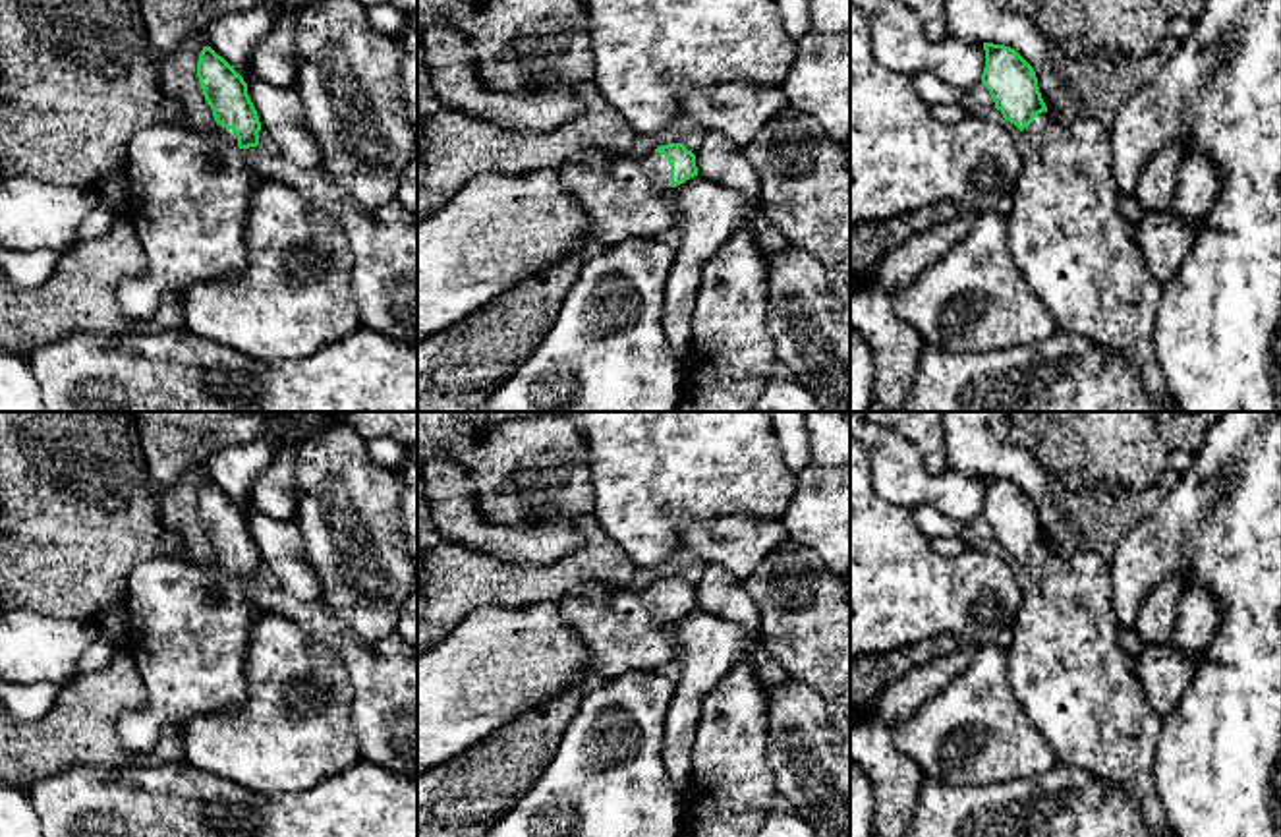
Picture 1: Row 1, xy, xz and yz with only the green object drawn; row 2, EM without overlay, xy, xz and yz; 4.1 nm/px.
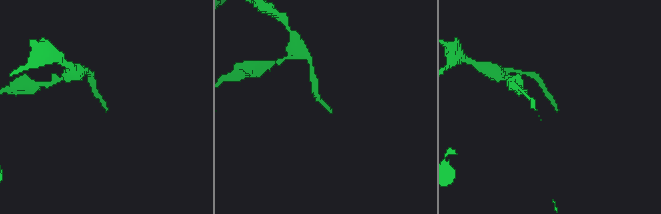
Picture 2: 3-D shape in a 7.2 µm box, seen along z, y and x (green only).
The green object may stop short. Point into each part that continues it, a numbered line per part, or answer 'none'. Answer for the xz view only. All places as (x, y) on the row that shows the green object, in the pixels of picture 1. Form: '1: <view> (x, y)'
1: xz (626, 198)

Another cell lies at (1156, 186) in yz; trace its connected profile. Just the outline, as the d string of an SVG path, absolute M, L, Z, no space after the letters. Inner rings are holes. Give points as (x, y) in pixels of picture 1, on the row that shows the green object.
M1171 143L1155 153L1142 170L1134 197L1146 213L1169 213L1177 188L1177 168L1184 160L1184 147Z

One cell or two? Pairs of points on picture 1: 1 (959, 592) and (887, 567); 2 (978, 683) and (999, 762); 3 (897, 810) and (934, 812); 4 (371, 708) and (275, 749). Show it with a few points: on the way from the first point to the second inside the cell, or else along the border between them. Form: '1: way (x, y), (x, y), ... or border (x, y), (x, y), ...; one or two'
1: way (941, 592), (912, 592), (905, 584); one
2: way (982, 702), (982, 716), (996, 729), (996, 743); one
3: border (924, 774), (912, 816); two
4: border (346, 673), (352, 685), (350, 725), (362, 758); two

